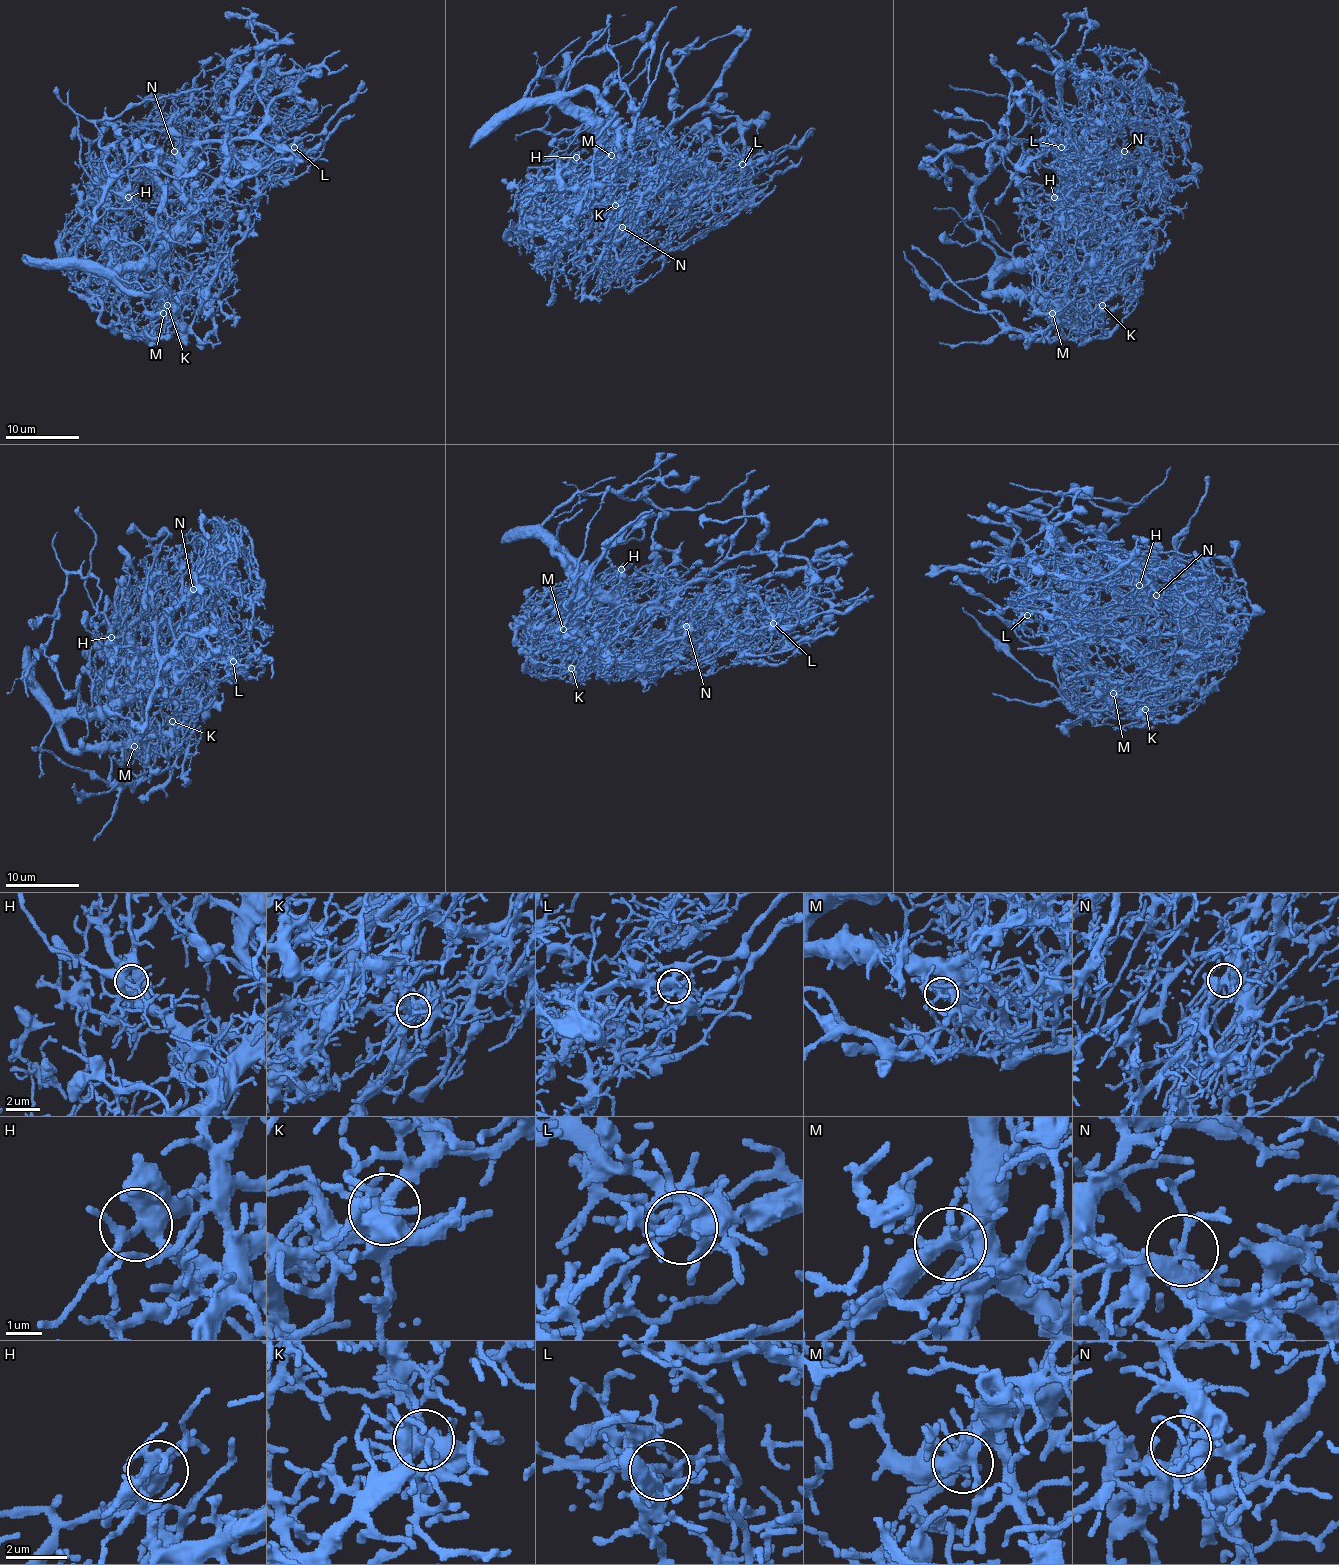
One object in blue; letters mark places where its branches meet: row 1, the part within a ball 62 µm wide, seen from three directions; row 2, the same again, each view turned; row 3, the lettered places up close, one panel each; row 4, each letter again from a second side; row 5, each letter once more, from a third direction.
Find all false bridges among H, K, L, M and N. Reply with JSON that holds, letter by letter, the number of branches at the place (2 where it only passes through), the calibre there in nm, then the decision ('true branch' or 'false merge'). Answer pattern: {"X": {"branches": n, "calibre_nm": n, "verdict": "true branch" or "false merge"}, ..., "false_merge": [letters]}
{"H": {"branches": 4, "calibre_nm": 280, "verdict": "true branch"}, "K": {"branches": 8, "calibre_nm": 440, "verdict": "true branch"}, "L": {"branches": 5, "calibre_nm": 360, "verdict": "true branch"}, "M": {"branches": 5, "calibre_nm": 400, "verdict": "true branch"}, "N": {"branches": 4, "calibre_nm": 280, "verdict": "true branch"}, "false_merge": []}

